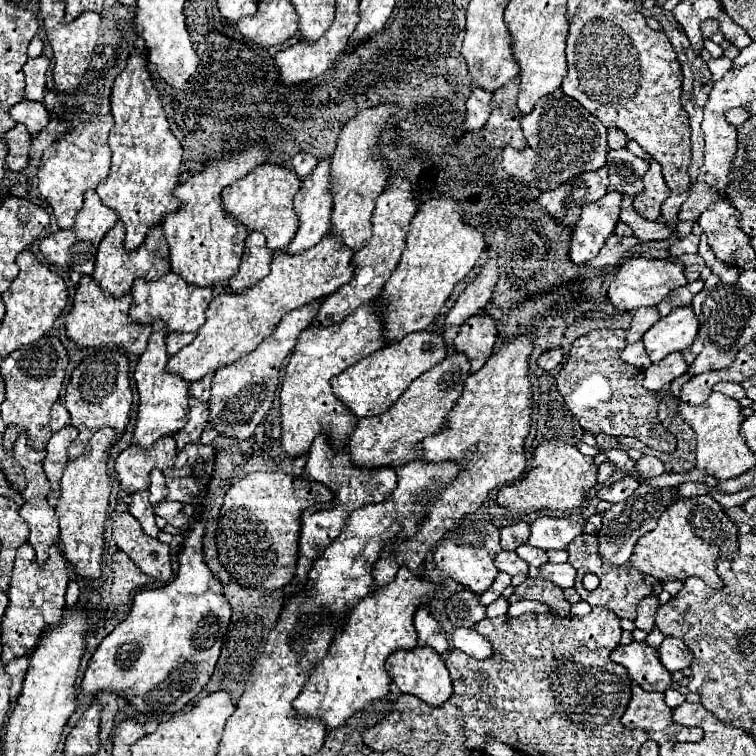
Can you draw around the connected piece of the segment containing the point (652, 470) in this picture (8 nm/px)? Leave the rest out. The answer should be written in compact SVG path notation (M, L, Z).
M642 455L642 457L636 461L634 471L636 471L638 477L642 477L642 479L652 479L652 477L658 477L658 475L664 473L664 465L662 465L662 461L656 459L656 457Z

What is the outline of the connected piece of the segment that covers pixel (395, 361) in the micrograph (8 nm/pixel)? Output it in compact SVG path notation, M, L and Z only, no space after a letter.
M416 331L412 335L406 335L402 341L386 345L384 349L374 351L372 355L344 369L332 379L332 391L356 417L378 415L388 411L416 377L432 369L436 363L444 361L446 353L448 351L442 335L438 335L436 331Z

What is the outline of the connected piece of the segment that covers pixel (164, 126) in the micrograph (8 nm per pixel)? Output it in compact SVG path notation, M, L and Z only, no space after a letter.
M136 49L128 57L124 71L114 81L110 101L116 123L110 131L112 167L108 177L98 183L96 193L106 207L118 213L118 219L126 227L124 247L132 251L140 247L150 227L158 225L168 213L180 207L174 189L178 185L182 147L170 131L158 91L148 73L146 49Z

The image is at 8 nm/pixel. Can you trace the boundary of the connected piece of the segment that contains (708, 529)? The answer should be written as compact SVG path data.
M702 495L676 501L668 513L660 517L658 527L638 539L630 563L662 583L700 577L712 589L722 589L724 581L716 573L720 551L724 555L738 551L738 527L710 495Z

